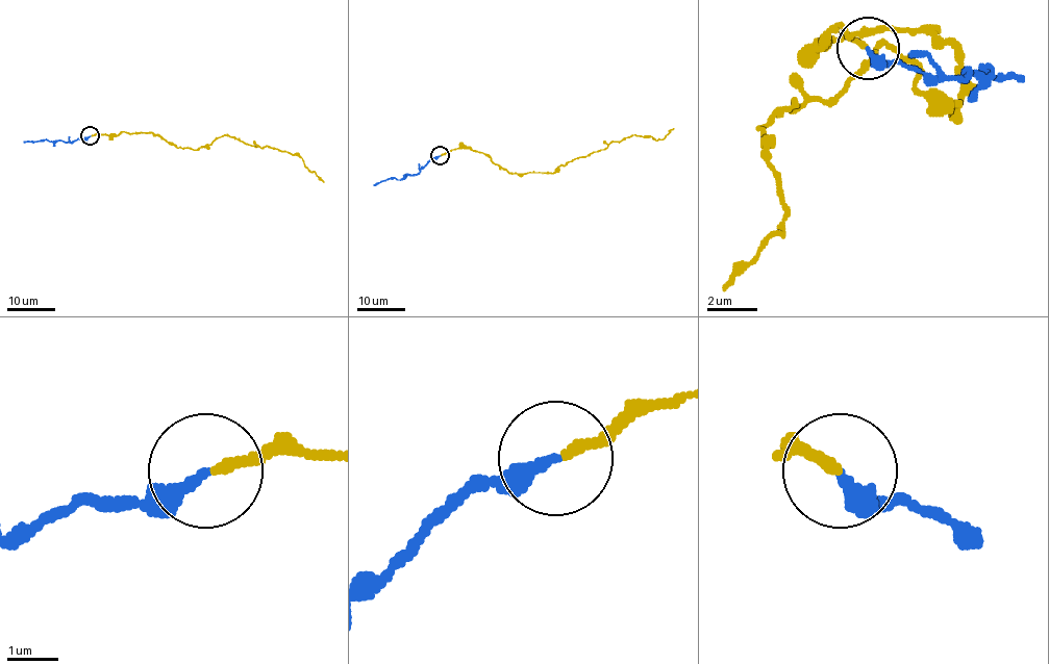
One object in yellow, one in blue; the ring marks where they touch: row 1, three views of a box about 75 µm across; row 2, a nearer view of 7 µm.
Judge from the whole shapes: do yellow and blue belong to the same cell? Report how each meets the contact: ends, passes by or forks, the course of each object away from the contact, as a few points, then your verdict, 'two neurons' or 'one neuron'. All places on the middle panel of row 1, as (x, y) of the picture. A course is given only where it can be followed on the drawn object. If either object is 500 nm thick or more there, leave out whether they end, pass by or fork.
yellow ends | blue ends | yellow via (441, 155), (468, 148), (483, 153), (508, 172), (552, 173), (612, 142), (633, 135), (662, 139), (674, 128) | blue via (440, 155), (432, 157), (416, 174), (400, 179), (390, 178), (374, 185) | two neurons

